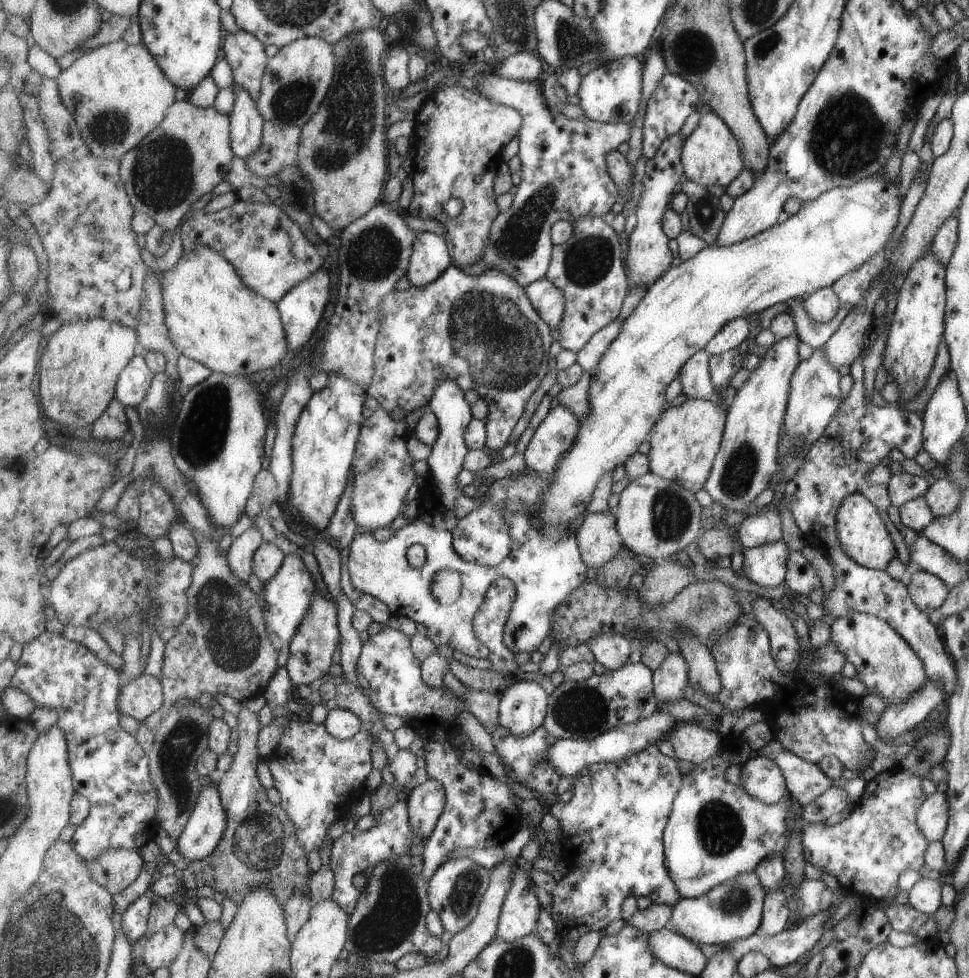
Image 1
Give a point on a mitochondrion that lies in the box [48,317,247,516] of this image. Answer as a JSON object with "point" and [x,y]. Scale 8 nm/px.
{"point":[203,439]}

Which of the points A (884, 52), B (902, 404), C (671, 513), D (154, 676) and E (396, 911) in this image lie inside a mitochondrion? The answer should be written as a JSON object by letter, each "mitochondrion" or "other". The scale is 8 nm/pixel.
{"A":"other","B":"other","C":"mitochondrion","D":"other","E":"mitochondrion"}

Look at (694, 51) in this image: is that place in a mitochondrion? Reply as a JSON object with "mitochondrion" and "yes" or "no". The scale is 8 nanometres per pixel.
{"mitochondrion":"yes"}

